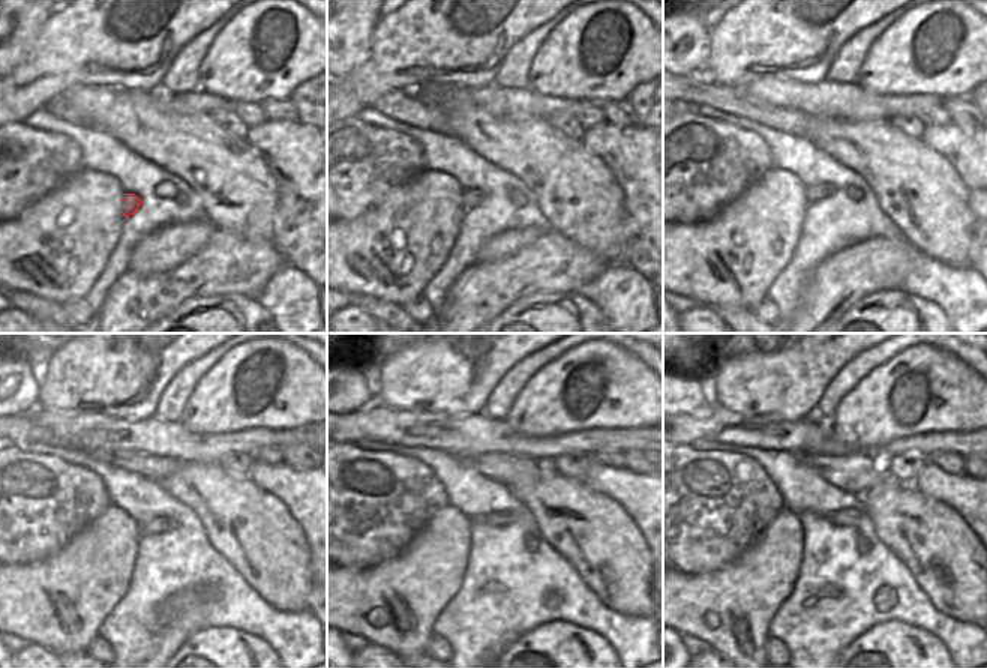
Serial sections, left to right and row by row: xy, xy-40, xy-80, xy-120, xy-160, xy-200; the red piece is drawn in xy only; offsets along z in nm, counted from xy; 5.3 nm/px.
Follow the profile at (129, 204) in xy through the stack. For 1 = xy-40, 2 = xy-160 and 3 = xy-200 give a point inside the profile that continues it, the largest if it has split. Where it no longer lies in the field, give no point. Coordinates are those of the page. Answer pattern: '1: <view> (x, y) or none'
1: xy-40 (471, 198)
2: xy-160 (498, 518)
3: xy-200 (845, 518)

